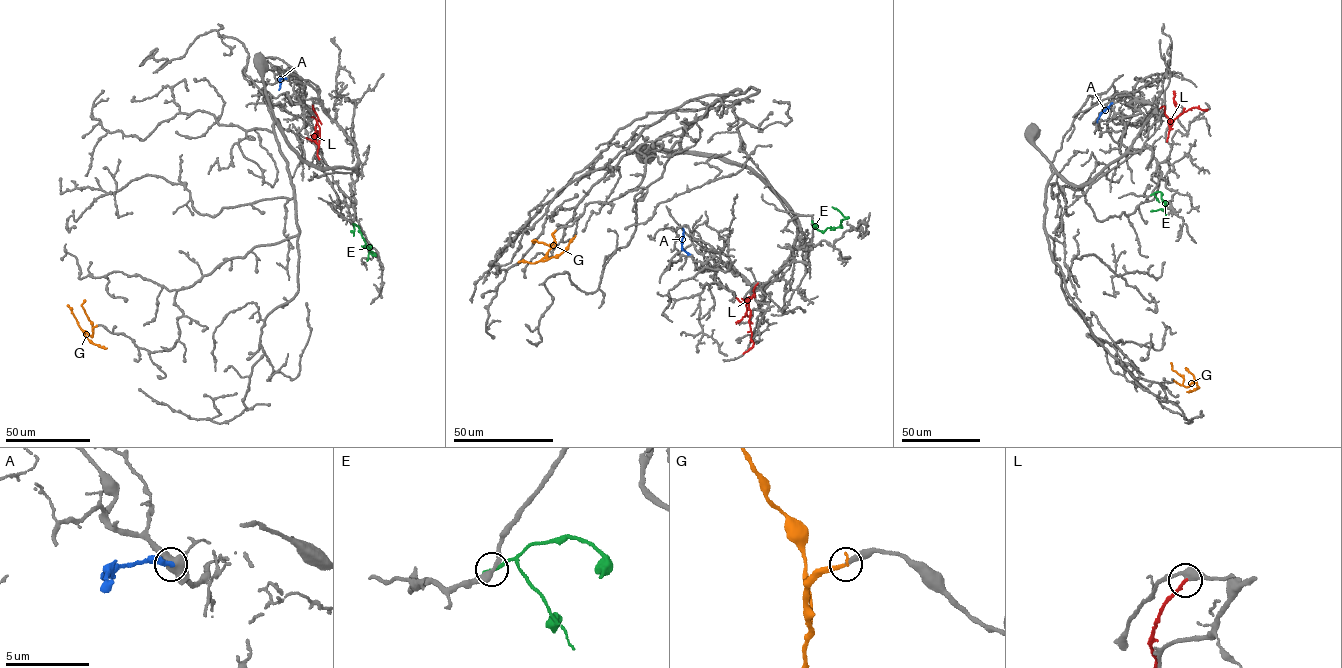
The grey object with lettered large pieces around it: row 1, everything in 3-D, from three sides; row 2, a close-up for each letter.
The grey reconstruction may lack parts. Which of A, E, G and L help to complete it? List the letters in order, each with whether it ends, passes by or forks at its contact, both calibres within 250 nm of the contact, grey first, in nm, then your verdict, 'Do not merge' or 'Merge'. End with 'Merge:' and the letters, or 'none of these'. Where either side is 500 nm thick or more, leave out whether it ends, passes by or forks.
A: It ends there. Thickness 460 nm (grey) against 280 nm. Do not merge
E: It ends there. Thickness 360 nm (grey) against 200 nm. Do not merge
G: It ends there. Thickness 320 nm (grey) against 220 nm. Merge
L: It ends there. Thickness 440 nm (grey) against 180 nm. Do not merge
Merge: G

